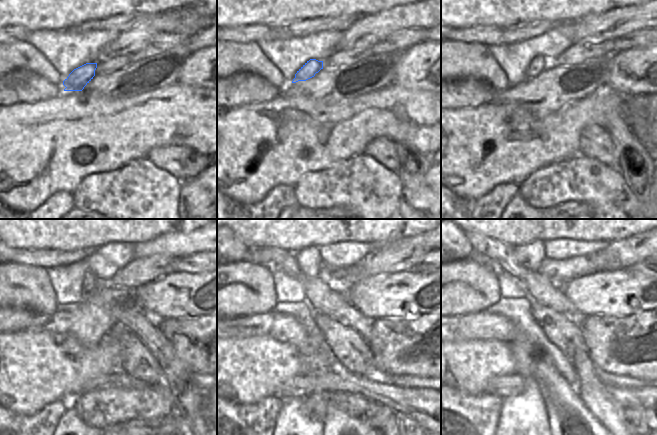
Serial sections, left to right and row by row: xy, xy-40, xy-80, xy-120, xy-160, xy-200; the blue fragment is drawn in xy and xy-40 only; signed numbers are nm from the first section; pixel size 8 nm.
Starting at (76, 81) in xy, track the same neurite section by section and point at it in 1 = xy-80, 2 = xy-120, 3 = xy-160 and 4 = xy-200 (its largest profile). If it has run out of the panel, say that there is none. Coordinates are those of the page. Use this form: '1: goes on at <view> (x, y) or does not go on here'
1: goes on at xy-80 (538, 64)
2: goes on at xy-120 (90, 283)
3: goes on at xy-160 (308, 259)
4: goes on at xy-200 (530, 256)

